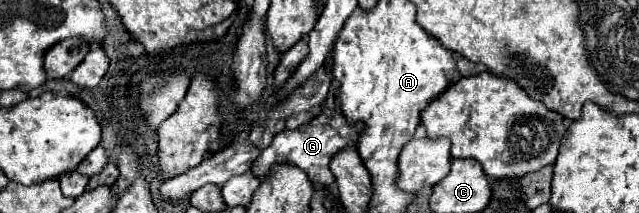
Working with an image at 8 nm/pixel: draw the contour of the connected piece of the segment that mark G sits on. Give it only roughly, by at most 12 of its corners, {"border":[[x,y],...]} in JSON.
{"border":[[334,109],[282,131],[254,161],[298,165],[312,183],[330,187],[332,157],[356,147],[364,123]]}

